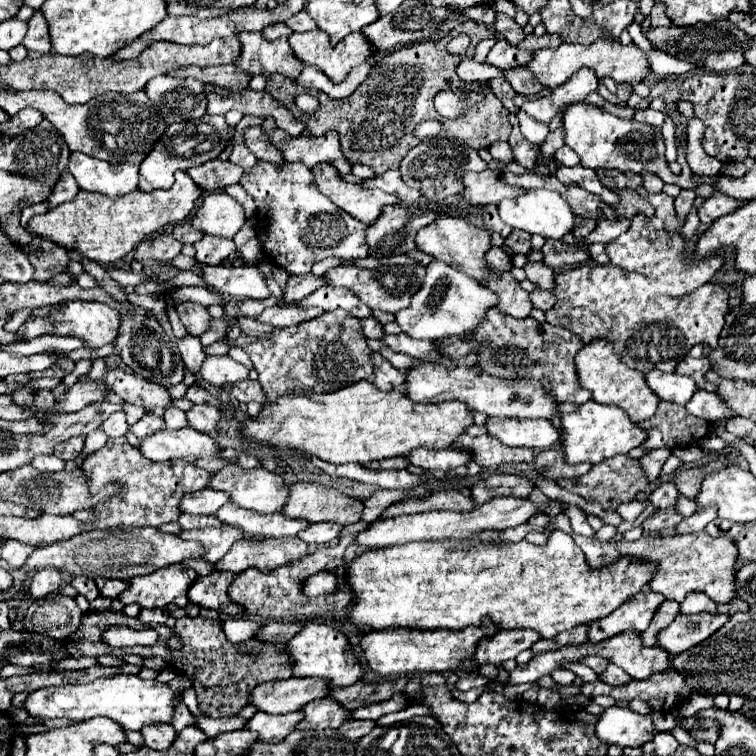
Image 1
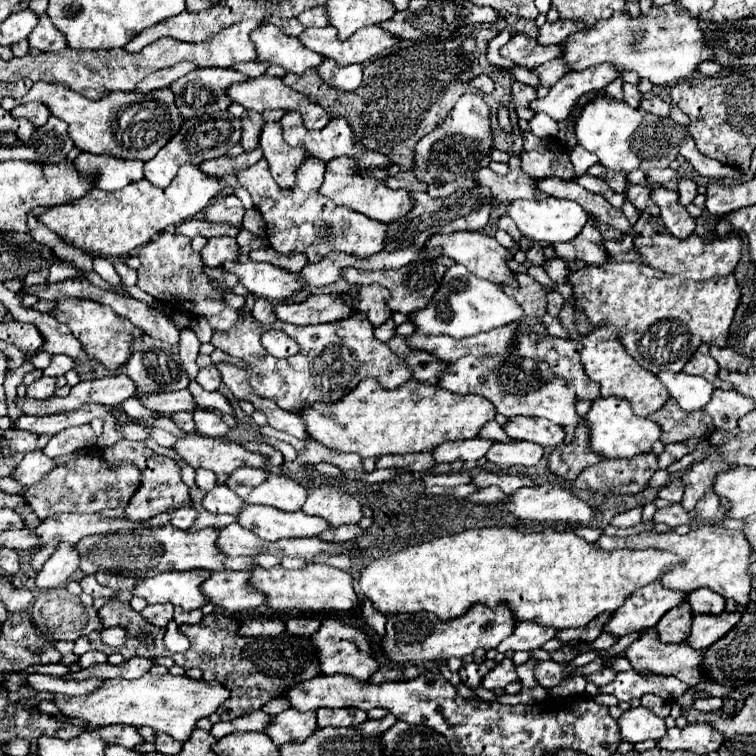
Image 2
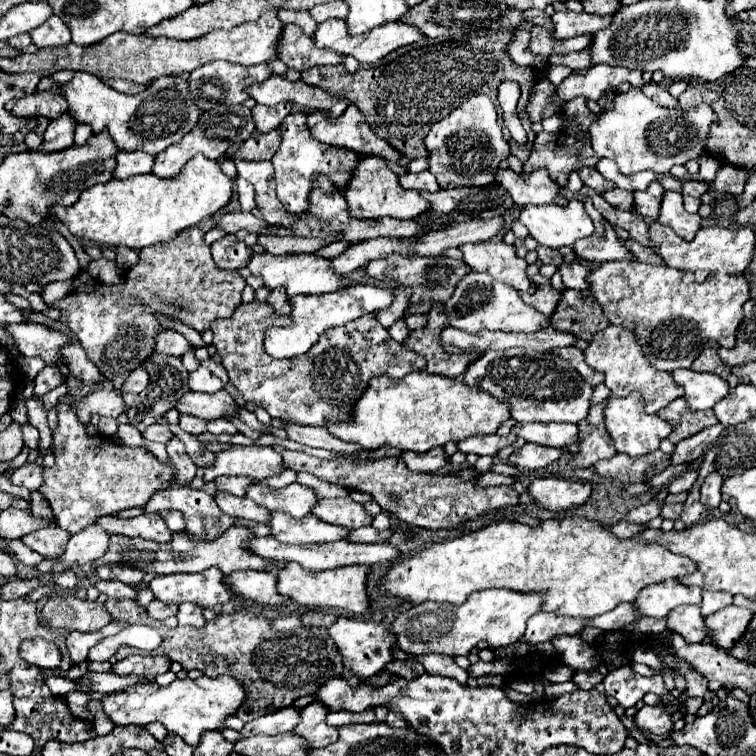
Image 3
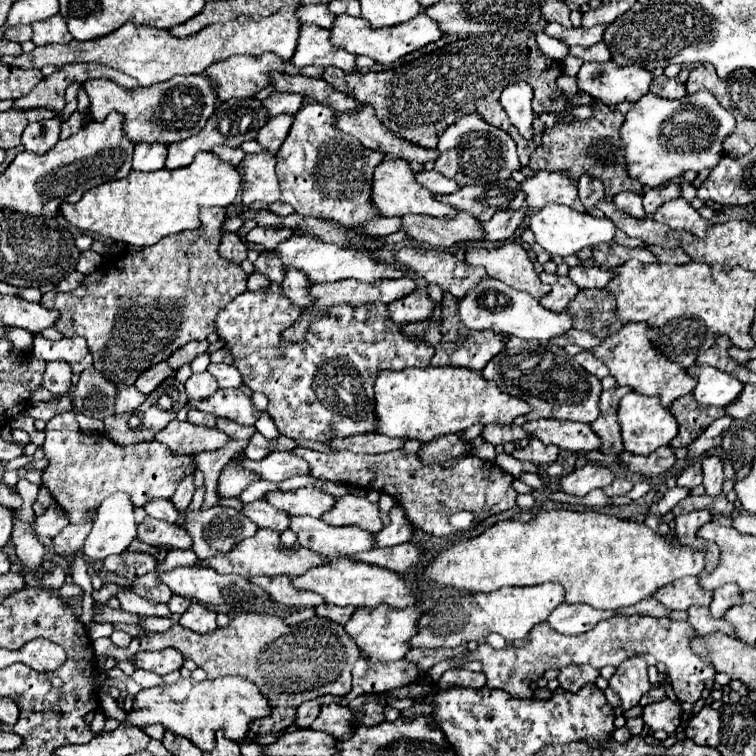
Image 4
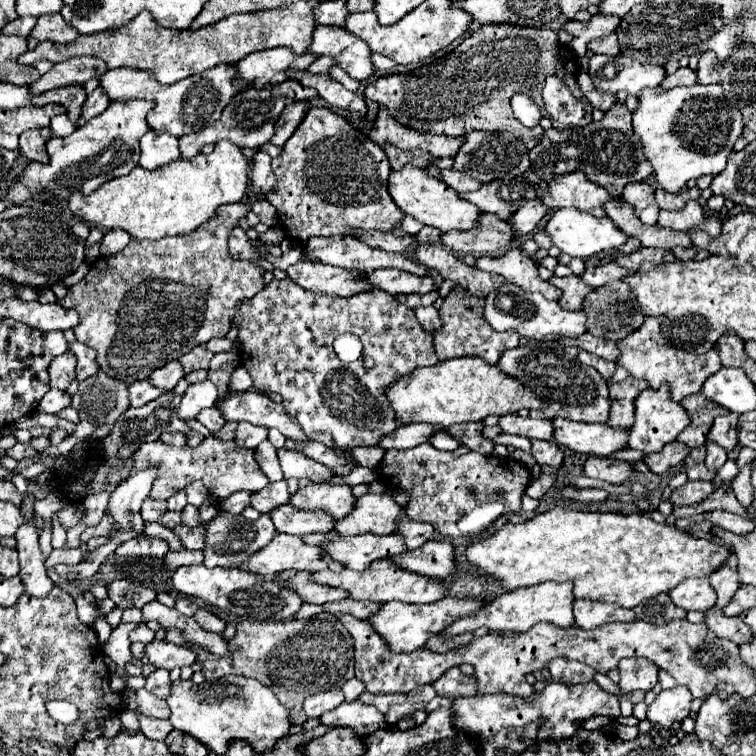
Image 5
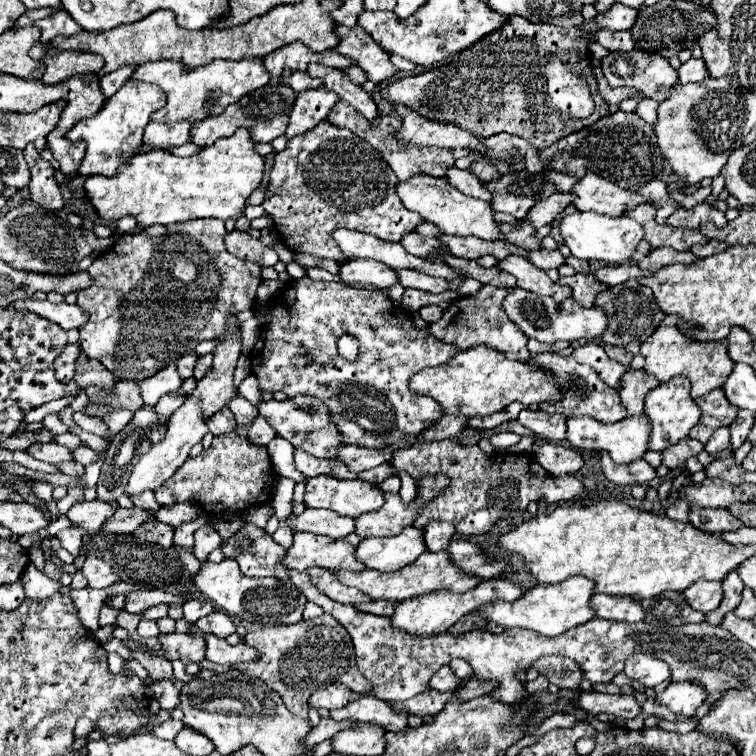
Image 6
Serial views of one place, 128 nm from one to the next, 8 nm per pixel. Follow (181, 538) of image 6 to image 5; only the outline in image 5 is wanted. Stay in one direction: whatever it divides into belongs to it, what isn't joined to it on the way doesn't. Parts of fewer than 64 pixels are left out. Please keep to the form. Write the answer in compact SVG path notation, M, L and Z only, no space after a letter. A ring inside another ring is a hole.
M188 504L188 506L182 510L182 524L186 524L186 526L198 526L198 524L200 524L198 508L194 508L194 506Z

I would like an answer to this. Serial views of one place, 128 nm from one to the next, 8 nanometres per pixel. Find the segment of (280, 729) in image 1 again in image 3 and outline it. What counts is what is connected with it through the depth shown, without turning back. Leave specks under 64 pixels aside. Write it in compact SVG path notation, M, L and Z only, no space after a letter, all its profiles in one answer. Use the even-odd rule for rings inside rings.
M314 702L302 708L302 720L296 726L296 734L304 736L312 748L322 748L338 740L338 728L326 724L328 708L322 702Z

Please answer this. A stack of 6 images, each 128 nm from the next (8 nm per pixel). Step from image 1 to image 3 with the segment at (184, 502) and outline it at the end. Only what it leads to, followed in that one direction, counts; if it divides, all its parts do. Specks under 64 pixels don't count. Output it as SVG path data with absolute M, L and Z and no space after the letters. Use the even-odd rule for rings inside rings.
M218 492L218 496L214 500L220 506L220 510L228 516L246 518L246 520L252 520L258 524L270 522L270 512L266 508L258 506L256 502L252 502L250 498L238 498L238 496L228 496L226 492Z

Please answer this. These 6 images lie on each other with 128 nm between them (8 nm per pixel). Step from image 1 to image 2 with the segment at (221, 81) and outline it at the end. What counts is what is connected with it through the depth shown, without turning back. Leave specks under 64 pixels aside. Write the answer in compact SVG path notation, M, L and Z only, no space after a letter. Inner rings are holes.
M180 62L172 68L164 68L164 70L156 70L154 74L146 76L132 92L150 92L150 90L156 90L156 88L166 88L170 86L172 82L176 82L178 78L186 76L190 70L194 70L196 64L188 64L188 62ZM248 62L248 64L236 64L236 70L242 70L246 72L246 76L250 78L256 78L260 74L264 74L268 70L270 64L262 64L262 62Z

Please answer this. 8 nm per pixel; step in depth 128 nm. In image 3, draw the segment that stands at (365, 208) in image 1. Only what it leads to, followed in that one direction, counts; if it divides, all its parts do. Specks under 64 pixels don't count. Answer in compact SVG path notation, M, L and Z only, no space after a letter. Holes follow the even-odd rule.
M364 156L360 160L360 164L352 176L352 184L346 188L346 200L350 206L350 214L360 220L364 220L364 218L380 220L384 216L416 218L430 208L430 202L424 200L416 190L402 188L398 174L394 174L388 168L388 162L384 158L376 158L376 156Z

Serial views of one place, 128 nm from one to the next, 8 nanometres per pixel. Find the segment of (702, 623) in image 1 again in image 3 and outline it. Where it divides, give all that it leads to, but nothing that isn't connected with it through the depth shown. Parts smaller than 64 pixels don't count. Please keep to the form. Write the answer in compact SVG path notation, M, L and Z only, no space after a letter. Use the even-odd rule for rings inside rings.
M734 604L708 616L706 626L710 630L710 642L718 644L720 648L732 648L740 640L740 636L744 636L752 618L752 610Z

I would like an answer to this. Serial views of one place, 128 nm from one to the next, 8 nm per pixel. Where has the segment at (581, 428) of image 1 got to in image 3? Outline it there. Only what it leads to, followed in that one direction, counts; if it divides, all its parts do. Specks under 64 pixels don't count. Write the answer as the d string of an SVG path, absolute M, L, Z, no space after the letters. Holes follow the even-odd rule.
M630 394L628 398L610 398L606 404L606 428L616 444L618 452L624 452L628 456L644 456L648 452L658 450L660 442L672 432L672 426L662 420L658 414L646 414L644 412L644 400L640 394Z

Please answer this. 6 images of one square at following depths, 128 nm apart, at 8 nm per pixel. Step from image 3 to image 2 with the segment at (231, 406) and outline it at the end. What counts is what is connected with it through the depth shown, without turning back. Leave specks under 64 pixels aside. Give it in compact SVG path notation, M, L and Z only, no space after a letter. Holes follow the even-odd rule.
M178 390L170 394L156 394L156 396L142 396L142 402L150 410L158 410L164 414L172 412L196 412L198 404L188 390Z

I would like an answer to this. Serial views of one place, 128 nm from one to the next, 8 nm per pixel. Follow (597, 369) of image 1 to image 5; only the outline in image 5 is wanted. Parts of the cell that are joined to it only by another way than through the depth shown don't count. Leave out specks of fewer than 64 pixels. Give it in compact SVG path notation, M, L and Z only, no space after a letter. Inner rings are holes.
M648 316L648 320L642 324L642 328L638 328L636 332L632 332L632 336L626 336L624 342L618 342L618 348L622 352L622 356L618 358L618 364L624 366L630 376L634 378L644 378L650 382L650 388L660 388L664 382L670 384L670 394L676 402L680 402L682 398L696 394L702 390L704 382L716 374L722 368L722 362L718 358L718 350L712 348L706 354L692 354L692 352L684 352L680 348L674 348L660 332L660 324L662 320L656 316Z

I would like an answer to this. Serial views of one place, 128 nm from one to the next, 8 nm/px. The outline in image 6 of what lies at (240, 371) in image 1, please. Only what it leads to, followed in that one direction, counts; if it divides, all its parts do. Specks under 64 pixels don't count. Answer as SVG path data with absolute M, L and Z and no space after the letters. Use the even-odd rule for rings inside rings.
M188 398L170 418L168 422L168 430L166 430L166 436L164 440L160 440L158 444L152 444L150 450L138 460L138 464L134 466L132 470L132 476L130 476L130 482L128 482L128 488L126 488L126 494L136 494L136 492L144 492L144 490L156 490L160 488L166 480L170 480L176 470L186 462L188 458L188 450L198 444L208 432L208 426L206 422L202 420L200 416L200 408L196 404L196 400Z

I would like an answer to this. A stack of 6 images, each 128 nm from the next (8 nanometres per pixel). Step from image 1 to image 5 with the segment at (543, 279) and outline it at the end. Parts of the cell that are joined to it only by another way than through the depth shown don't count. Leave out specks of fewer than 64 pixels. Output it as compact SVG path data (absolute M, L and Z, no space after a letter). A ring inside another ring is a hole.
M610 262L610 264L604 264L604 266L596 266L596 268L590 268L582 274L582 280L592 286L592 288L600 288L600 286L606 286L608 282L612 280L620 280L620 278L626 278L630 276L632 272L626 270L626 268L620 268L616 262Z

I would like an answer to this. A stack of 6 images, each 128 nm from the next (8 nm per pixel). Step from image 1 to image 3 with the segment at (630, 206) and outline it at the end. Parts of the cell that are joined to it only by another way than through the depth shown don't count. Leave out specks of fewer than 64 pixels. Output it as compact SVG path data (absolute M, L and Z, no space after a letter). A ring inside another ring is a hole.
M654 180L646 192L636 192L634 198L636 198L636 210L638 214L642 214L644 218L648 218L650 222L654 222L658 218L658 212L660 212L660 202L662 202L662 196L664 196L664 188L658 180Z

